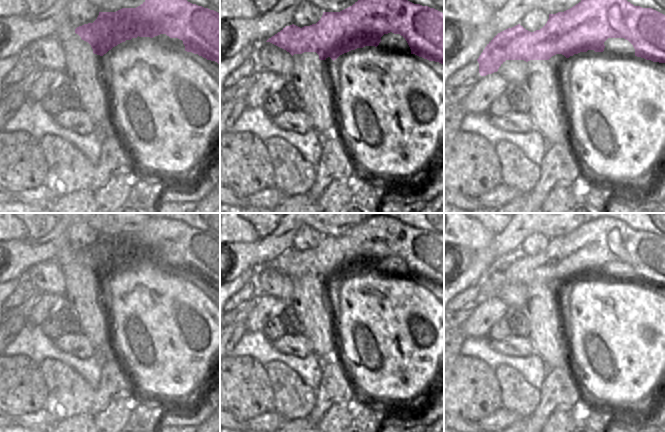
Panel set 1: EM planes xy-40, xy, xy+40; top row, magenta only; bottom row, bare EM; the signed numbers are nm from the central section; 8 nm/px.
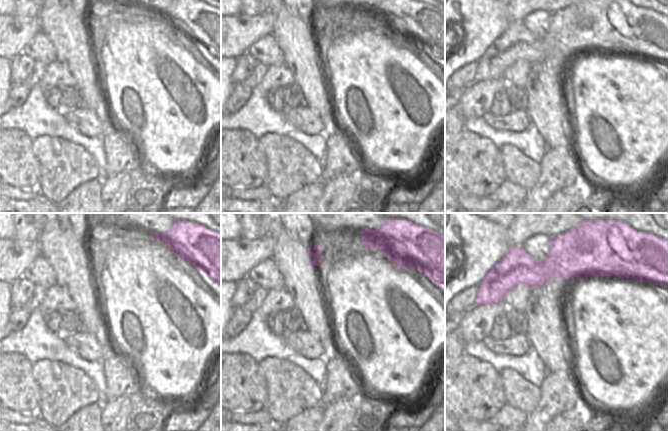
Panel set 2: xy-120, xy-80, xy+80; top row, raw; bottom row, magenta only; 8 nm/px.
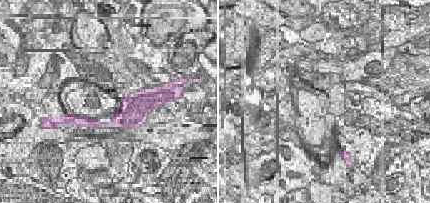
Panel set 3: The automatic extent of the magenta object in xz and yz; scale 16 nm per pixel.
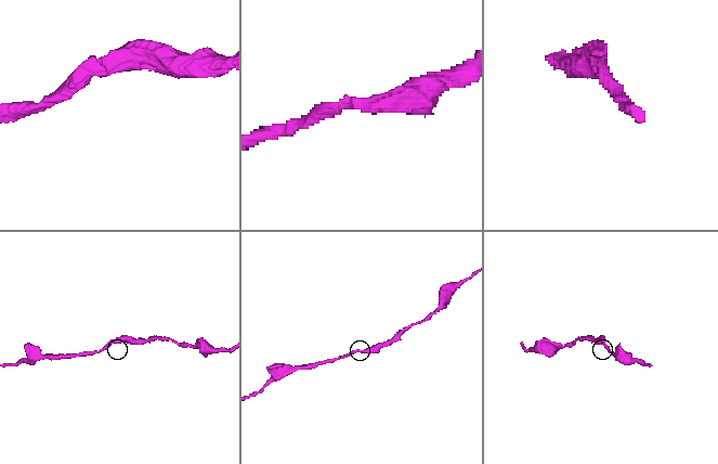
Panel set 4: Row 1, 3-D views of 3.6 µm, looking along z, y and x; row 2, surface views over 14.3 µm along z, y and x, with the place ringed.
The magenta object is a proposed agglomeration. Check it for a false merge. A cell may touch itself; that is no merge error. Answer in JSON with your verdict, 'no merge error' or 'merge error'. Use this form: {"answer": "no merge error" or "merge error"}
{"answer": "no merge error"}

